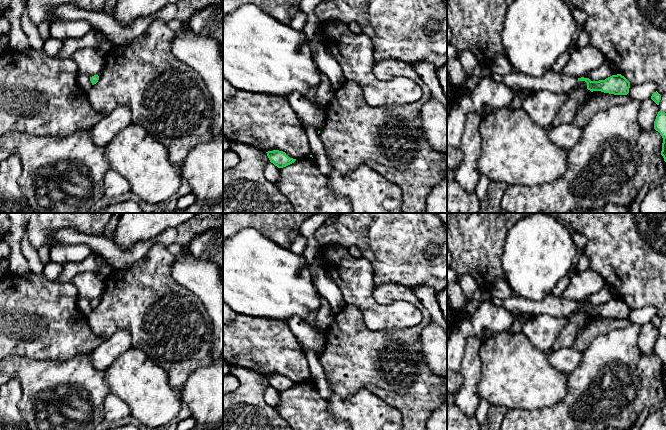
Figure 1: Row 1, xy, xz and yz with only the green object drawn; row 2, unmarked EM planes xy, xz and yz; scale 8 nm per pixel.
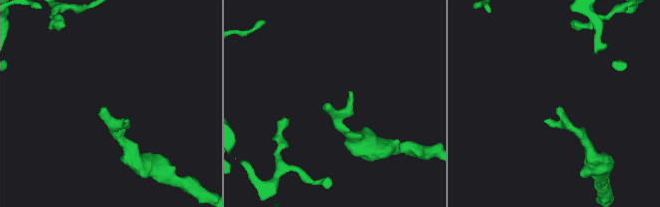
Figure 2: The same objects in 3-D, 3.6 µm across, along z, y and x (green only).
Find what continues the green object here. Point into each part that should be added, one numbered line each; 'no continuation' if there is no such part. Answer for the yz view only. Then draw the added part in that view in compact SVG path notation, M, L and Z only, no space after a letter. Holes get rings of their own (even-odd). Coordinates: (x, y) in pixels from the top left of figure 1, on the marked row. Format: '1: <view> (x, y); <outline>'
1: yz (555, 82); M477 65L472 76L480 79L490 77L496 82L504 83L508 87L514 85L519 89L548 90L554 93L568 93L572 88L577 87L578 78L570 77L562 73L547 71L540 77L532 77L521 73L499 75L492 71L490 66Z

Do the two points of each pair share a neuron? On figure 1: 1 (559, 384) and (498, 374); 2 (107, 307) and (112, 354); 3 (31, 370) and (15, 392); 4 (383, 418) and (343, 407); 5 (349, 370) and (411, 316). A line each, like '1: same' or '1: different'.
1: same
2: different
3: different
4: same
5: different

